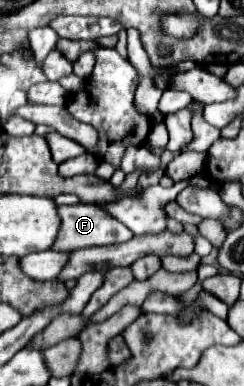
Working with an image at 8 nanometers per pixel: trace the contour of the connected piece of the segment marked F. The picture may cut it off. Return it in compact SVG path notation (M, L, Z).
M74 204L74 206L58 206L58 214L62 218L60 238L52 246L58 252L86 248L86 246L108 246L122 244L132 238L132 232L106 214L96 204Z

